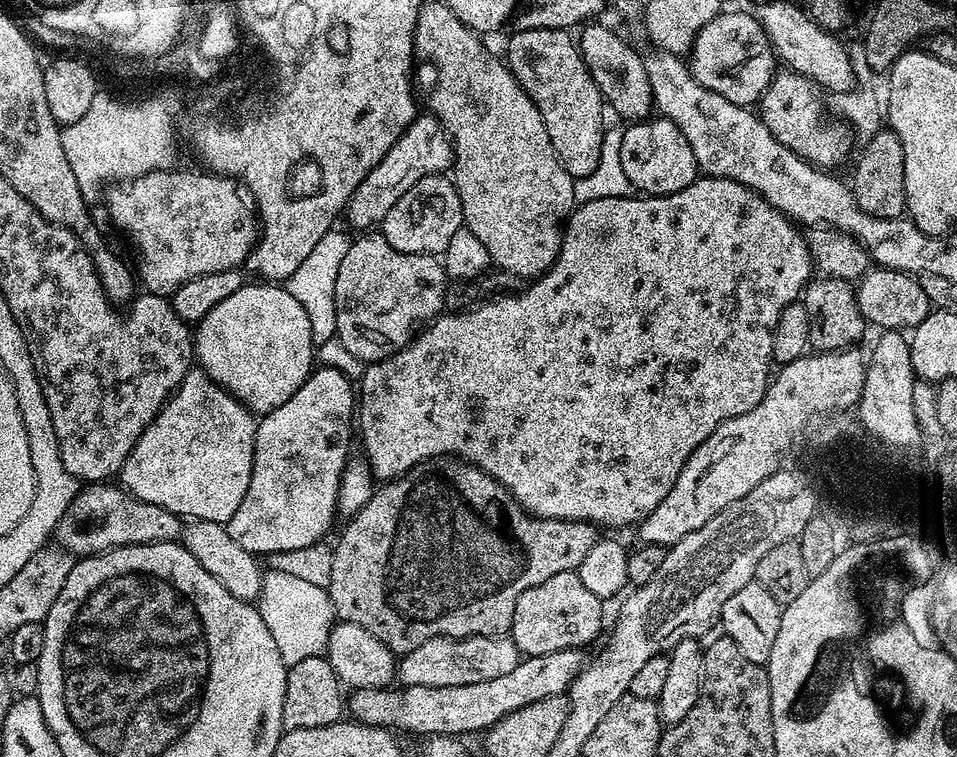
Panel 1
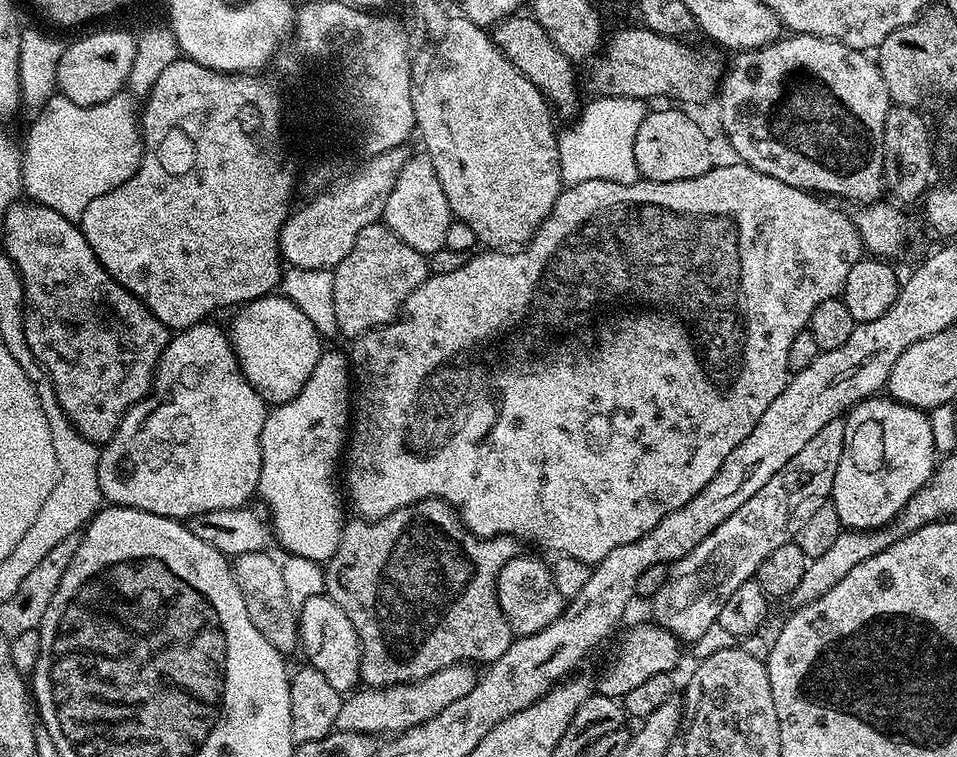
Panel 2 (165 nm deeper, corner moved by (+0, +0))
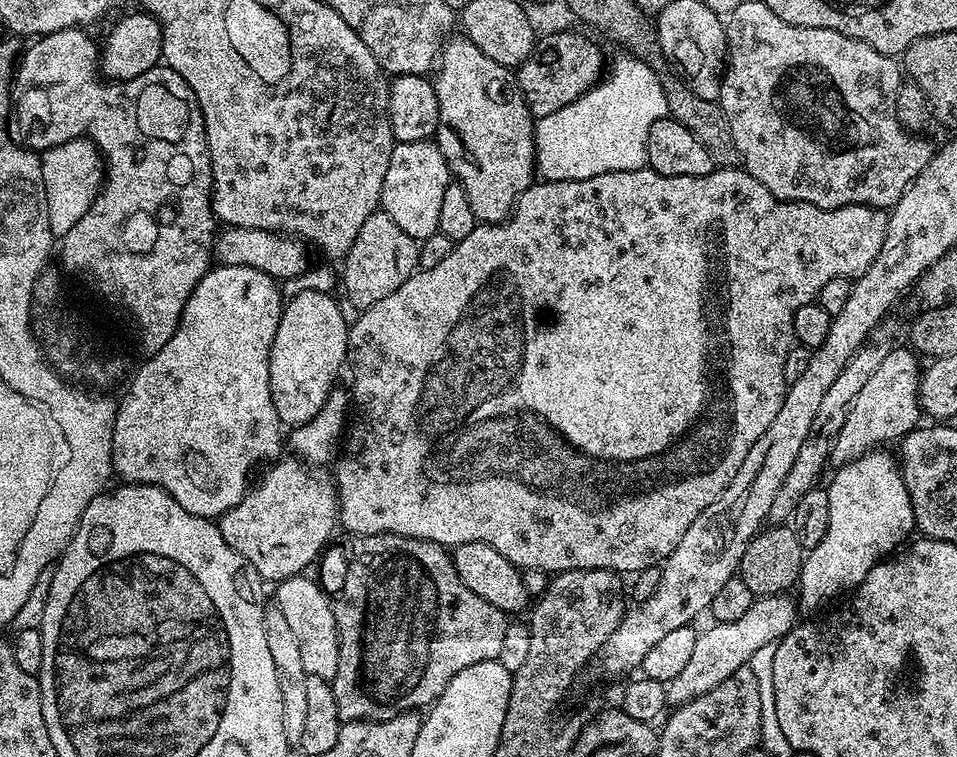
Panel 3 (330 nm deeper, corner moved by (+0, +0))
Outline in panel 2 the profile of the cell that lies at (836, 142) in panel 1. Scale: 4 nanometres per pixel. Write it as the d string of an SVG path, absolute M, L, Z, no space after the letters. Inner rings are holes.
M784 34L773 44L761 48L751 48L749 52L738 52L731 57L724 78L720 82L718 101L720 100L720 124L728 135L728 144L736 151L735 159L742 164L748 164L762 174L770 174L770 178L778 178L778 182L786 182L795 188L802 188L813 194L823 194L828 198L842 196L846 200L860 200L861 205L870 204L885 195L884 155L882 154L882 134L886 126L886 114L893 102L886 90L886 82L878 70L875 59L867 51L851 48L837 40L827 40L817 36L801 36L799 34Z

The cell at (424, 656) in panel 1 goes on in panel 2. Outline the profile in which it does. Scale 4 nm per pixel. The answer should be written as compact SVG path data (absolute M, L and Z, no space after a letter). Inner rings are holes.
M471 664L446 666L438 674L430 674L409 684L395 684L389 688L361 687L345 695L340 702L336 728L342 732L366 732L369 734L395 734L419 724L425 724L436 714L442 714L450 702L458 702L474 690L478 672ZM361 691L361 692L360 692Z

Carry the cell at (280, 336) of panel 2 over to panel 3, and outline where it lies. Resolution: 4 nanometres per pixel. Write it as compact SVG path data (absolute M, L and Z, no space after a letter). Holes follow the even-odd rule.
M302 290L284 304L284 313L280 316L278 334L270 346L270 398L274 398L274 410L278 410L281 425L295 426L310 422L326 402L333 388L337 387L340 367L348 360L349 321L344 321L344 312L336 301L335 295L318 290Z

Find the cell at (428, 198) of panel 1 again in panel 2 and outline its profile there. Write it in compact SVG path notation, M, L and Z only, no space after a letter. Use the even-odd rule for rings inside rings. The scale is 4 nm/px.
M426 154L409 155L406 166L402 166L394 188L386 198L383 224L394 234L398 234L398 238L402 238L406 246L414 246L414 250L431 254L444 247L446 230L452 225L453 219L446 194L442 194L442 182L438 182L434 162L430 162Z

